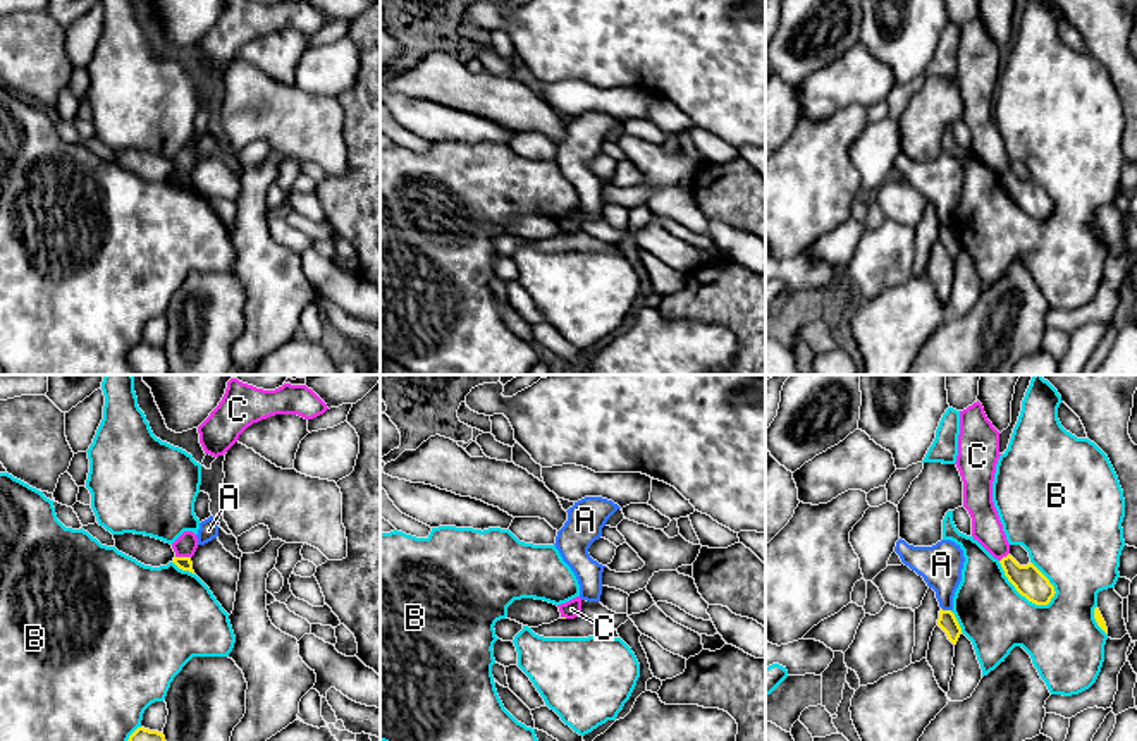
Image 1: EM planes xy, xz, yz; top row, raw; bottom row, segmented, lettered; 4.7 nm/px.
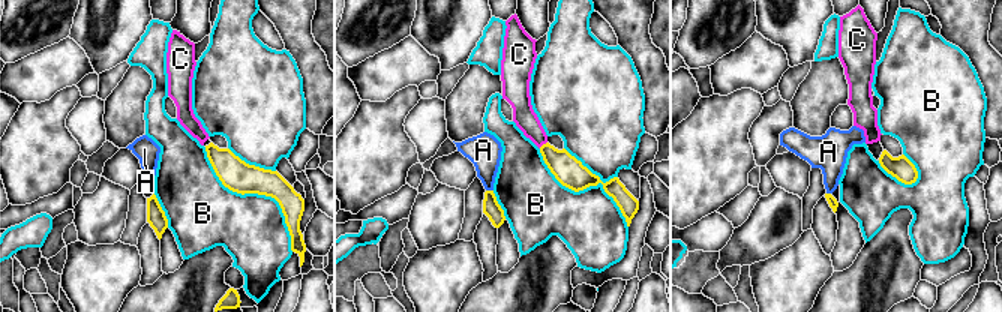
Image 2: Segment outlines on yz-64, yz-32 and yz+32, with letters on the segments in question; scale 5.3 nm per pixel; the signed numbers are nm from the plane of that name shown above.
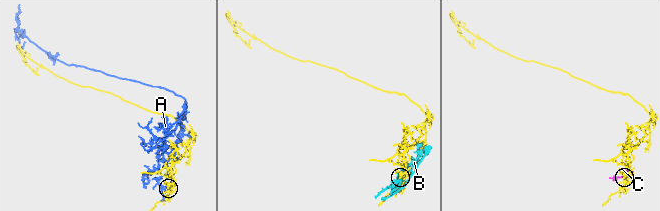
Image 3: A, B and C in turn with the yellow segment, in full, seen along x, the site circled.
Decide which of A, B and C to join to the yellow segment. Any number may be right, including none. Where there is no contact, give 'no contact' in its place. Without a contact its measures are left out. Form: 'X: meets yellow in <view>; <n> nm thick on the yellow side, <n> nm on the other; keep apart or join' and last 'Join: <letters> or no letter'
A: meets yellow in yz; 90 nm thick on the yellow side, 200 nm on the other; keep apart
B: meets yellow in yz; 150 nm thick on the yellow side, 320 nm on the other; keep apart
C: meets yellow in xy; 60 nm thick on the yellow side, 100 nm on the other; keep apart
Join: no letter

